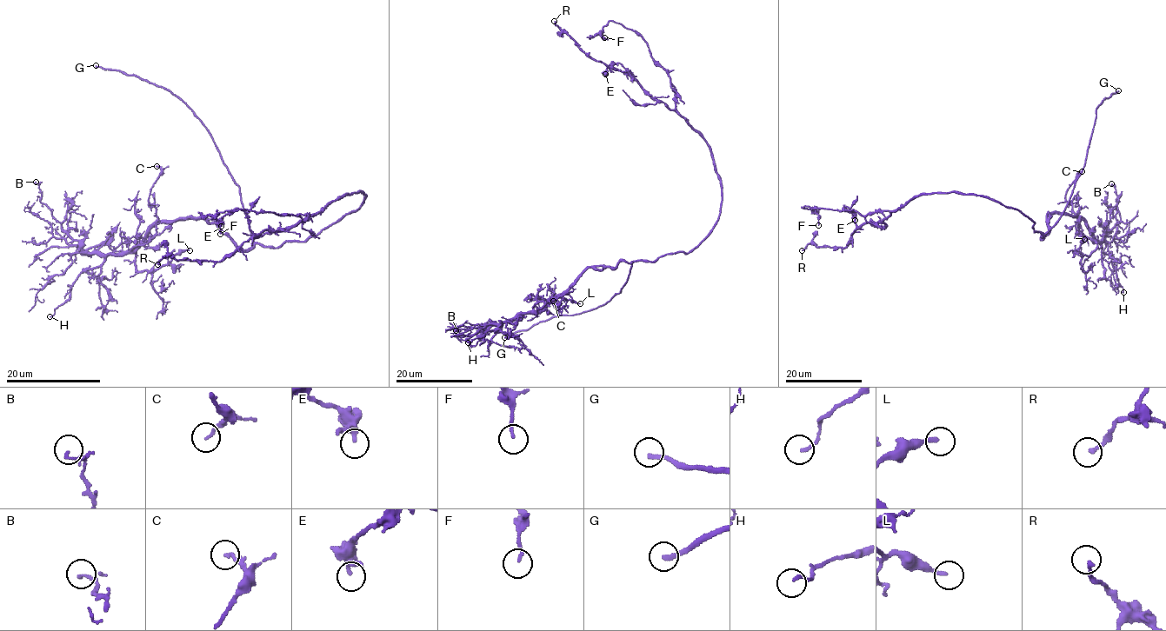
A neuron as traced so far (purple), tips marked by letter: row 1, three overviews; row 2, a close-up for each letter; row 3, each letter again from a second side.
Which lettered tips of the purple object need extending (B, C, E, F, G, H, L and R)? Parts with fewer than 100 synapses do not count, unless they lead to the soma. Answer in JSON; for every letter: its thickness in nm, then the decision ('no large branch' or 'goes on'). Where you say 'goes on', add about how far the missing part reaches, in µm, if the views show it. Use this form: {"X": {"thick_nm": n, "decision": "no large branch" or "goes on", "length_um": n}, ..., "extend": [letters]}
{"B": {"thick_nm": 90, "decision": "no large branch"}, "C": {"thick_nm": 130, "decision": "no large branch"}, "E": {"thick_nm": 200, "decision": "no large branch"}, "F": {"thick_nm": 140, "decision": "no large branch"}, "G": {"thick_nm": 240, "decision": "goes on", "length_um": 25}, "H": {"thick_nm": 140, "decision": "no large branch"}, "L": {"thick_nm": 190, "decision": "no large branch"}, "R": {"thick_nm": 190, "decision": "no large branch"}, "extend": ["G"]}

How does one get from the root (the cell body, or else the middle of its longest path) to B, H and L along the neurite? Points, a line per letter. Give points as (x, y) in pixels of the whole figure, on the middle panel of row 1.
B: (699, 243), (652, 262), (589, 268), (537, 311), (492, 323), (479, 335), (462, 337), (456, 330)
H: (699, 243), (652, 262), (589, 268), (541, 309), (468, 342)
L: (699, 243), (652, 262), (589, 268), (536, 316), (560, 296), (580, 303)

